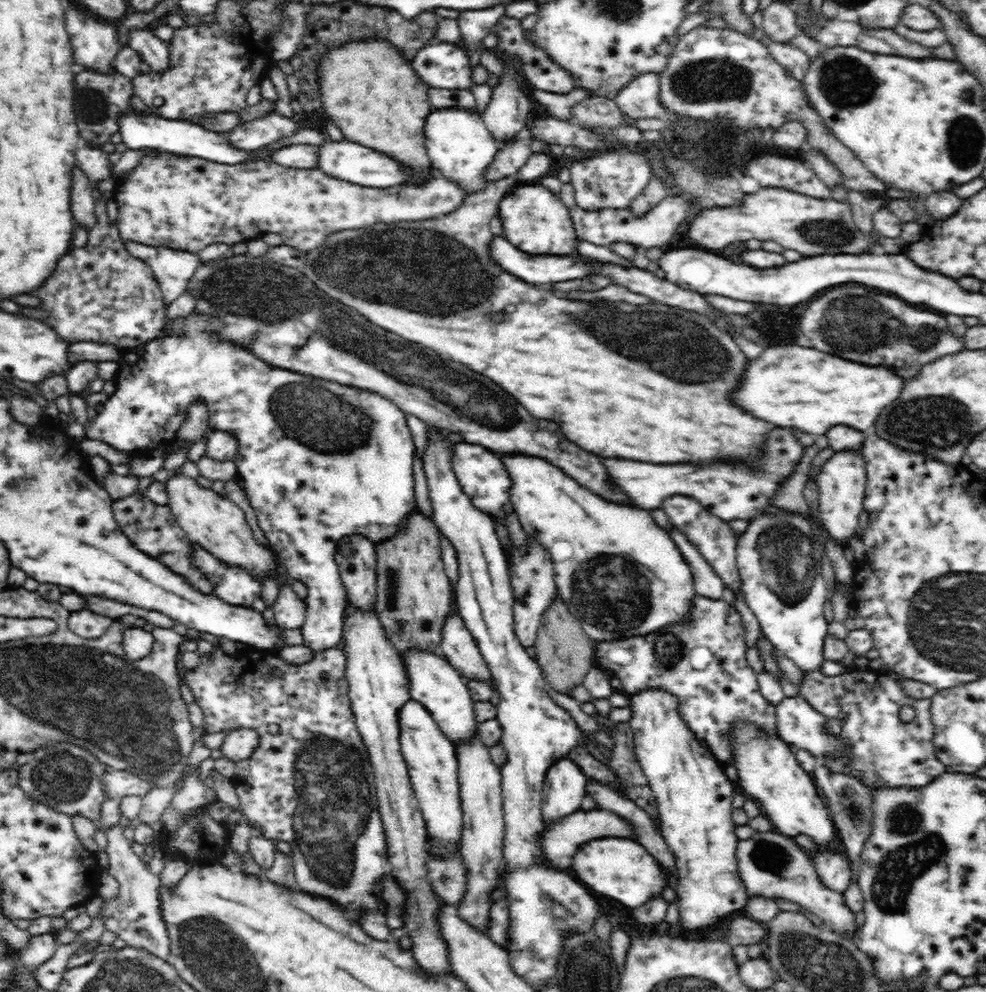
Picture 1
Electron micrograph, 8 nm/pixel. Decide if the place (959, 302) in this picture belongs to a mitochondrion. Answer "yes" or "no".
no

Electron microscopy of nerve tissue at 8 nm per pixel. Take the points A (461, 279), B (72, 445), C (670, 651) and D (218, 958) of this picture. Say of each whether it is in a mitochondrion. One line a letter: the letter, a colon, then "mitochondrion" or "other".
A: mitochondrion
B: other
C: mitochondrion
D: mitochondrion

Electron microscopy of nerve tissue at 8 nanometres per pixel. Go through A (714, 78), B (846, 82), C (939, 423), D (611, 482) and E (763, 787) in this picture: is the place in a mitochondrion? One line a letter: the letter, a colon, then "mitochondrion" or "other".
A: mitochondrion
B: mitochondrion
C: mitochondrion
D: other
E: other

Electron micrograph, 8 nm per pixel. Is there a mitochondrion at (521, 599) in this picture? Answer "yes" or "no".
no

